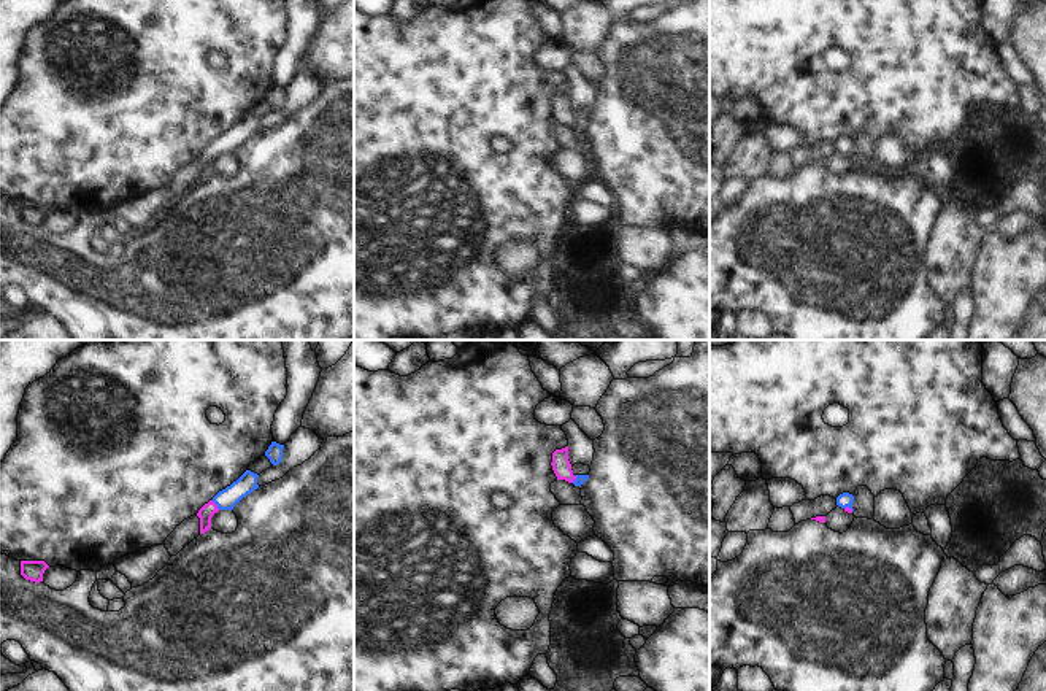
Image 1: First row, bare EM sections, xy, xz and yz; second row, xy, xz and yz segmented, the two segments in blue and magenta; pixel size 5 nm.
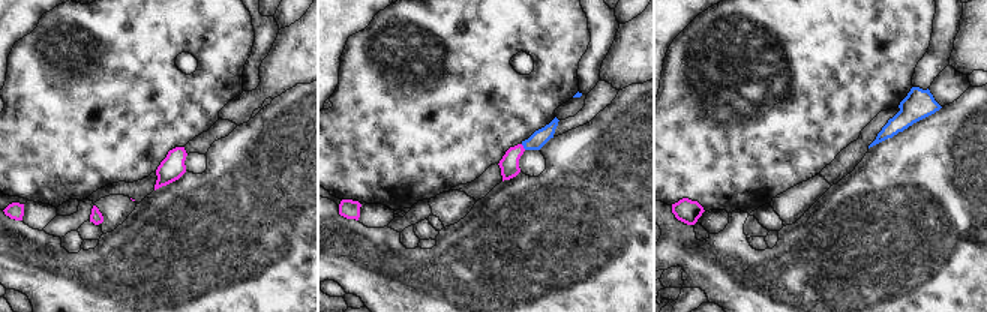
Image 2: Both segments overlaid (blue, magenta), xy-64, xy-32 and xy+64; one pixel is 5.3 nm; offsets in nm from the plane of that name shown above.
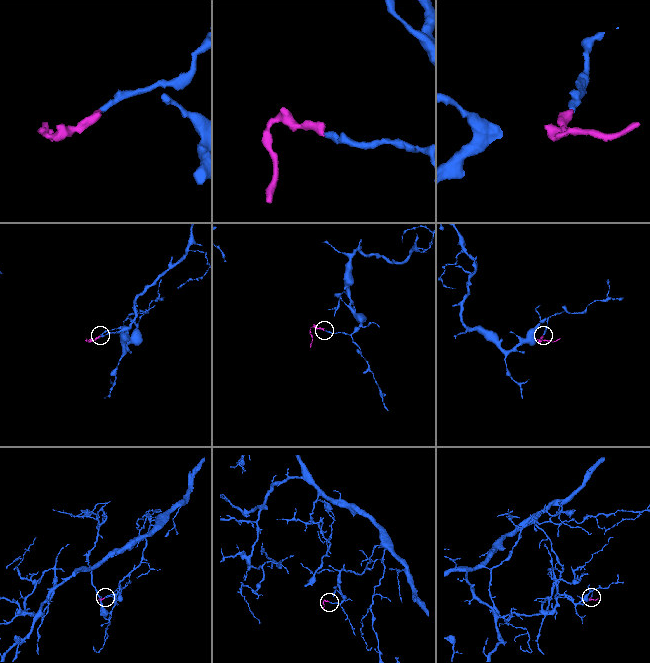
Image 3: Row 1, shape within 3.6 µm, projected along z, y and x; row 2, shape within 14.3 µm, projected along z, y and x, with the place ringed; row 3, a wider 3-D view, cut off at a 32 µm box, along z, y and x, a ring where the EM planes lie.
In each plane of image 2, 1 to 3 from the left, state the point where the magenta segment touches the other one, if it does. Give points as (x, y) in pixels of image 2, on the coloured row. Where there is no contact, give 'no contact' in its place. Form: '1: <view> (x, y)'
1: no contact
2: xy-32 (524, 147)
3: no contact

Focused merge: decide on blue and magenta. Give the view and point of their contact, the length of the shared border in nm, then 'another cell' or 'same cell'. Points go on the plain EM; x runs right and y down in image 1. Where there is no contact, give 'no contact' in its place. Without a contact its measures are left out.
contact xy (216, 148); length 60 nm; same cell

